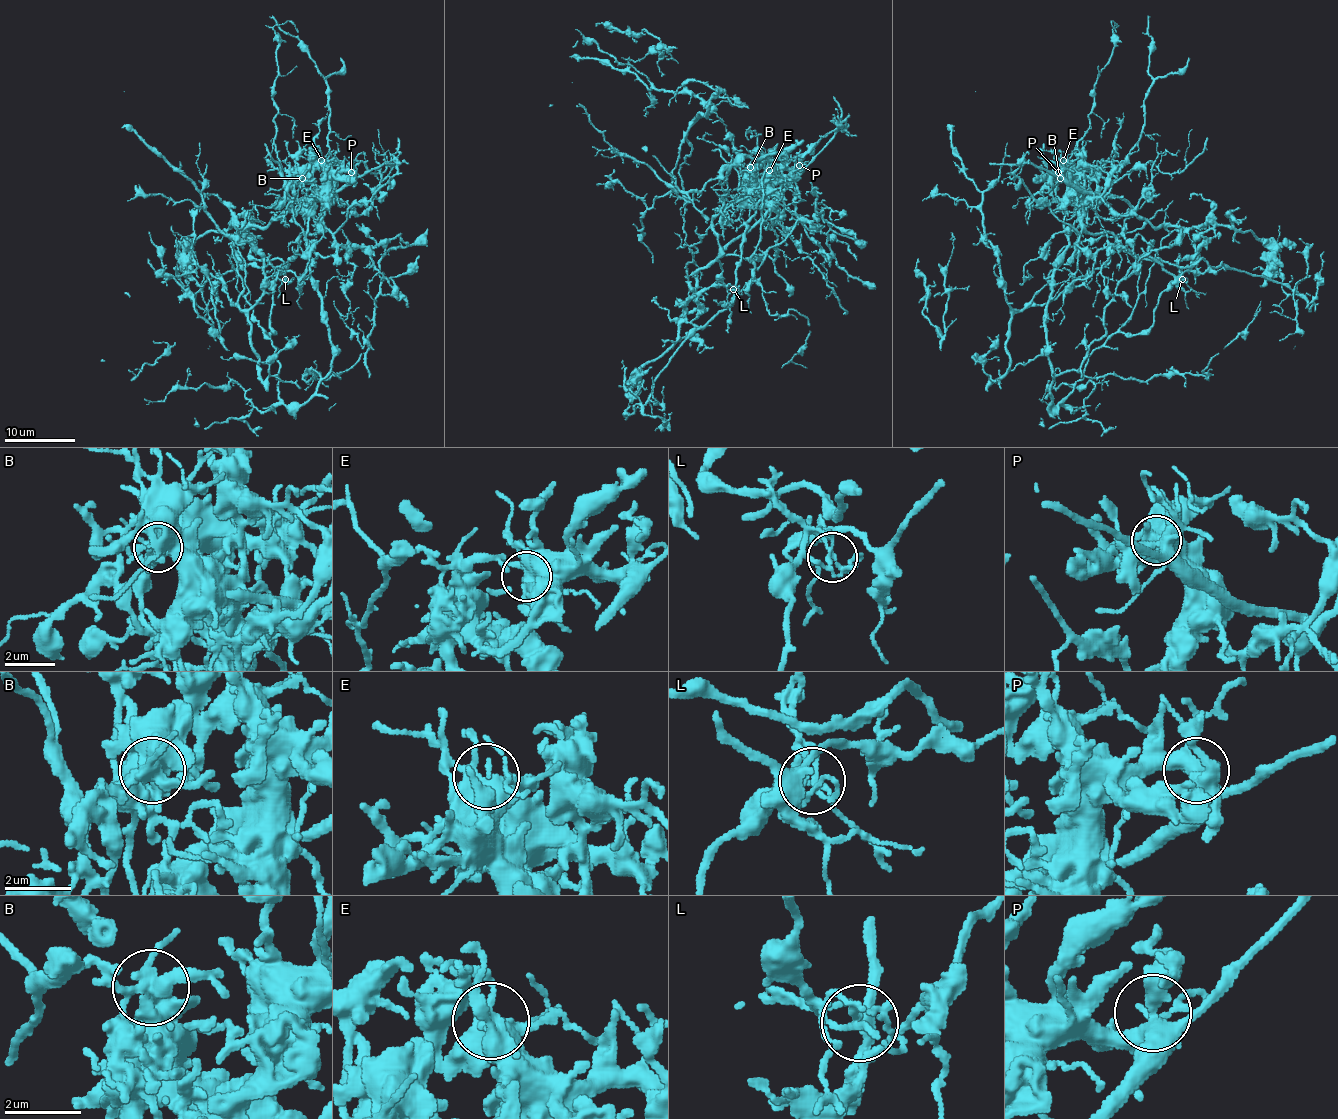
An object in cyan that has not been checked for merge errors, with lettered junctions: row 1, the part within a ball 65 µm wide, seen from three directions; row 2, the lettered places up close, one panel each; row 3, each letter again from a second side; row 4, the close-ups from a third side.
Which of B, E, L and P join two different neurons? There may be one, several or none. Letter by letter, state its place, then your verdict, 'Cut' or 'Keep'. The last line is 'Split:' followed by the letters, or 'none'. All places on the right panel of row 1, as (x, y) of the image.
B: Place: (1060, 178). Cut
E: Place: (1063, 160). Keep
L: Place: (1182, 279). Cut
P: Place: (1058, 172). Keep
Split: B, L

